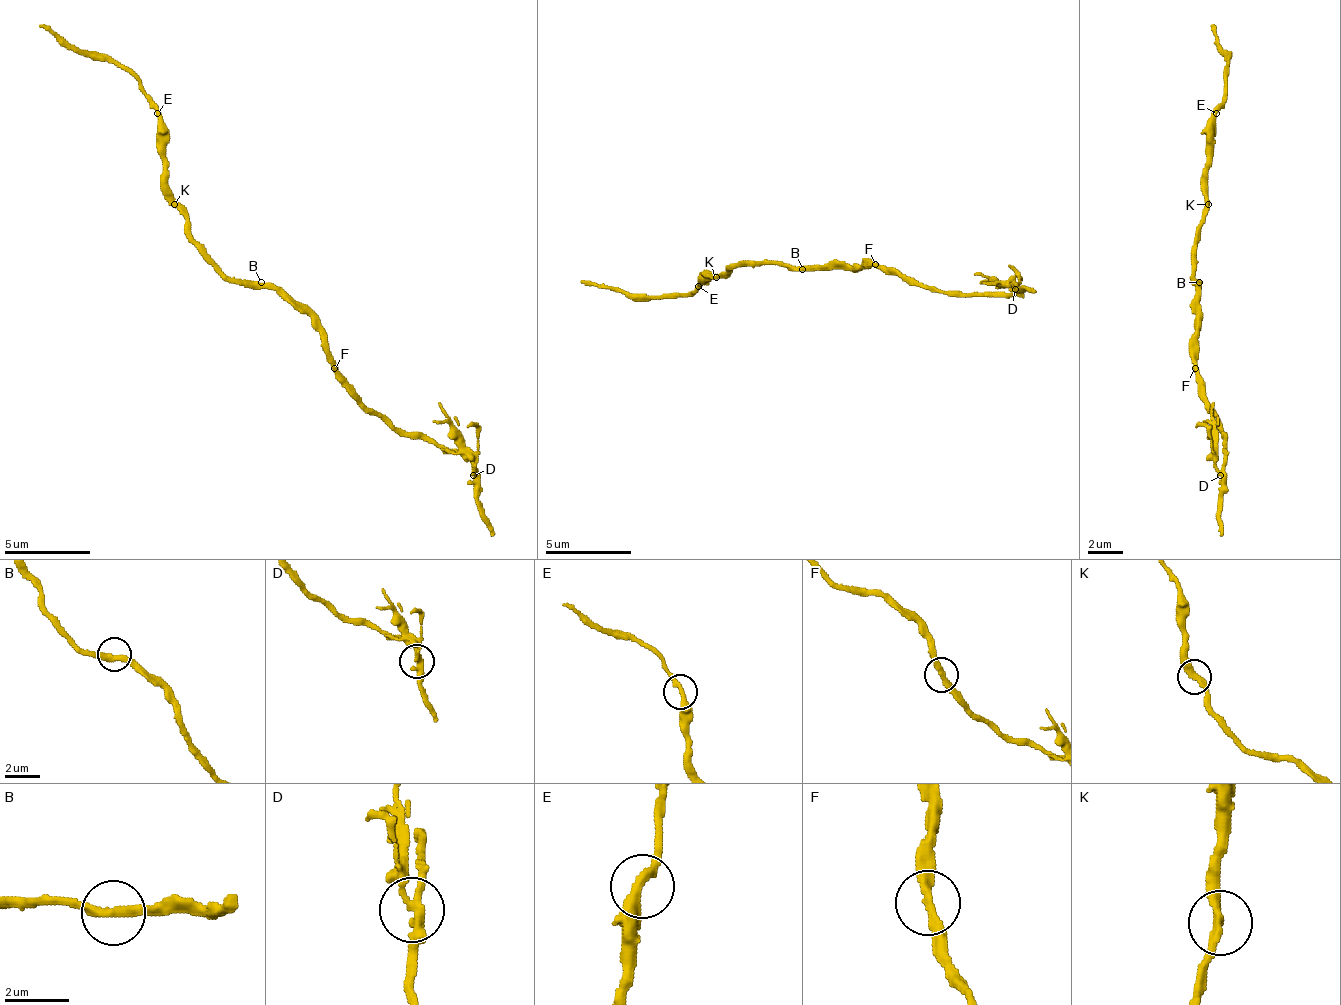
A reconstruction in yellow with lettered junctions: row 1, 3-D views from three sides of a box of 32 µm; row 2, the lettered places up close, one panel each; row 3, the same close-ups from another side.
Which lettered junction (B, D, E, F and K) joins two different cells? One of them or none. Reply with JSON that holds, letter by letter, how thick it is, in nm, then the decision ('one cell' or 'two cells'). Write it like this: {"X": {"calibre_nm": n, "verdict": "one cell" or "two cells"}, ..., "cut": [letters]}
{"B": {"calibre_nm": 320, "verdict": "one cell"}, "D": {"calibre_nm": 240, "verdict": "two cells"}, "E": {"calibre_nm": 320, "verdict": "one cell"}, "F": {"calibre_nm": 300, "verdict": "one cell"}, "K": {"calibre_nm": 320, "verdict": "one cell"}, "cut": ["D"]}

